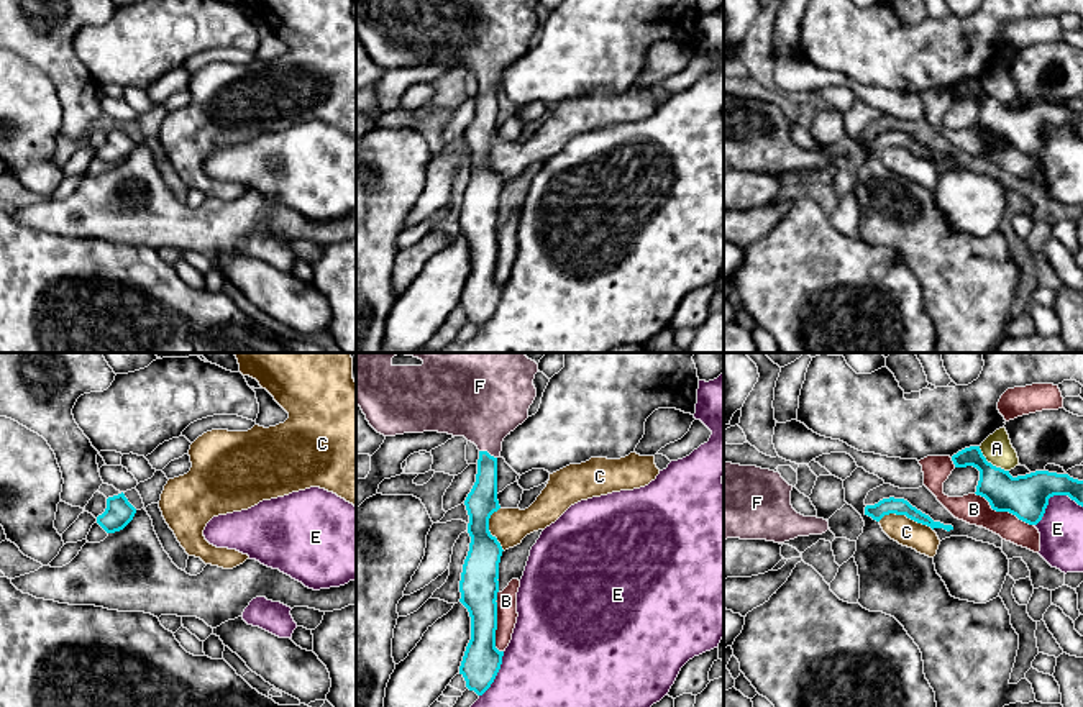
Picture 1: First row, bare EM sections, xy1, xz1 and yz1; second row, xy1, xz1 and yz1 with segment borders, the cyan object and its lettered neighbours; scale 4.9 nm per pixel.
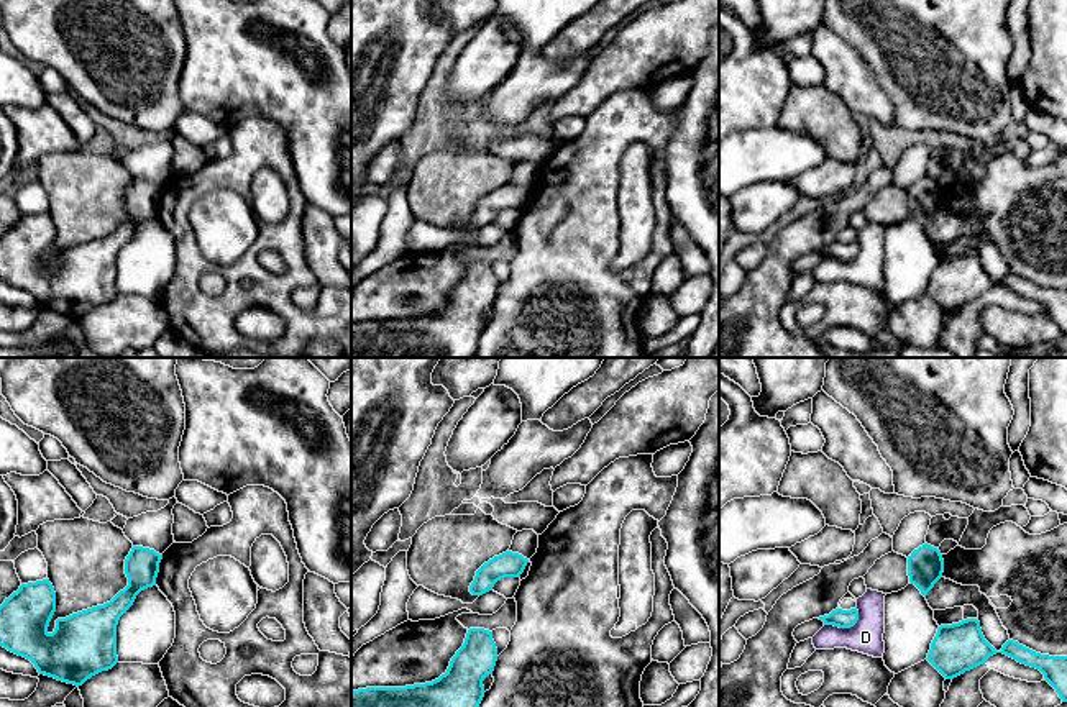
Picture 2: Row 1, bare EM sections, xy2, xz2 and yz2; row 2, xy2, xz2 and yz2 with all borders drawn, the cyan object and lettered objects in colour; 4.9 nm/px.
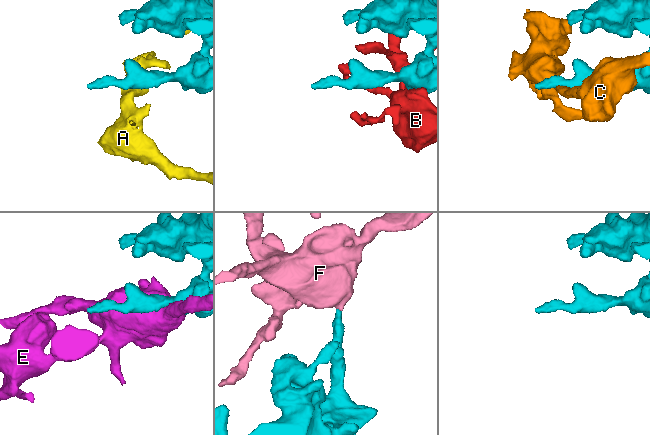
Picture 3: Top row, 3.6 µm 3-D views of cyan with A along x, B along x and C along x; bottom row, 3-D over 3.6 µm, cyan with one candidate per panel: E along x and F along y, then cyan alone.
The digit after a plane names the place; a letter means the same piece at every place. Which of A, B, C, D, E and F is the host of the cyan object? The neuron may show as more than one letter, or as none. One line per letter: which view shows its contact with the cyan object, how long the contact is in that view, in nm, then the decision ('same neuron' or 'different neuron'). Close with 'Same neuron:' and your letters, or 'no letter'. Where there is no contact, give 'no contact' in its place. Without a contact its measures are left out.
A: contact in yz1; length 200 nm; different neuron
B: contact in xz1; length 300 nm; different neuron
C: contact in yz1; length 280 nm; different neuron
D: contact in yz2; length 190 nm; different neuron
E: contact in yz1; length 260 nm; different neuron
F: contact in xz1; length 100 nm; same neuron
Same neuron: F

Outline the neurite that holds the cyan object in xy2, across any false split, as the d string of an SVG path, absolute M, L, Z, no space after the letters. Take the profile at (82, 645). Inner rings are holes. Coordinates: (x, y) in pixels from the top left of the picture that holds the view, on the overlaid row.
M133 546L125 559L128 586L103 605L57 618L53 633L48 632L49 622L56 612L56 592L53 584L49 579L21 584L20 589L0 605L0 646L30 659L39 674L77 687L82 686L92 676L108 671L118 663L118 620L133 605L141 591L156 586L161 559L163 554L154 550Z

